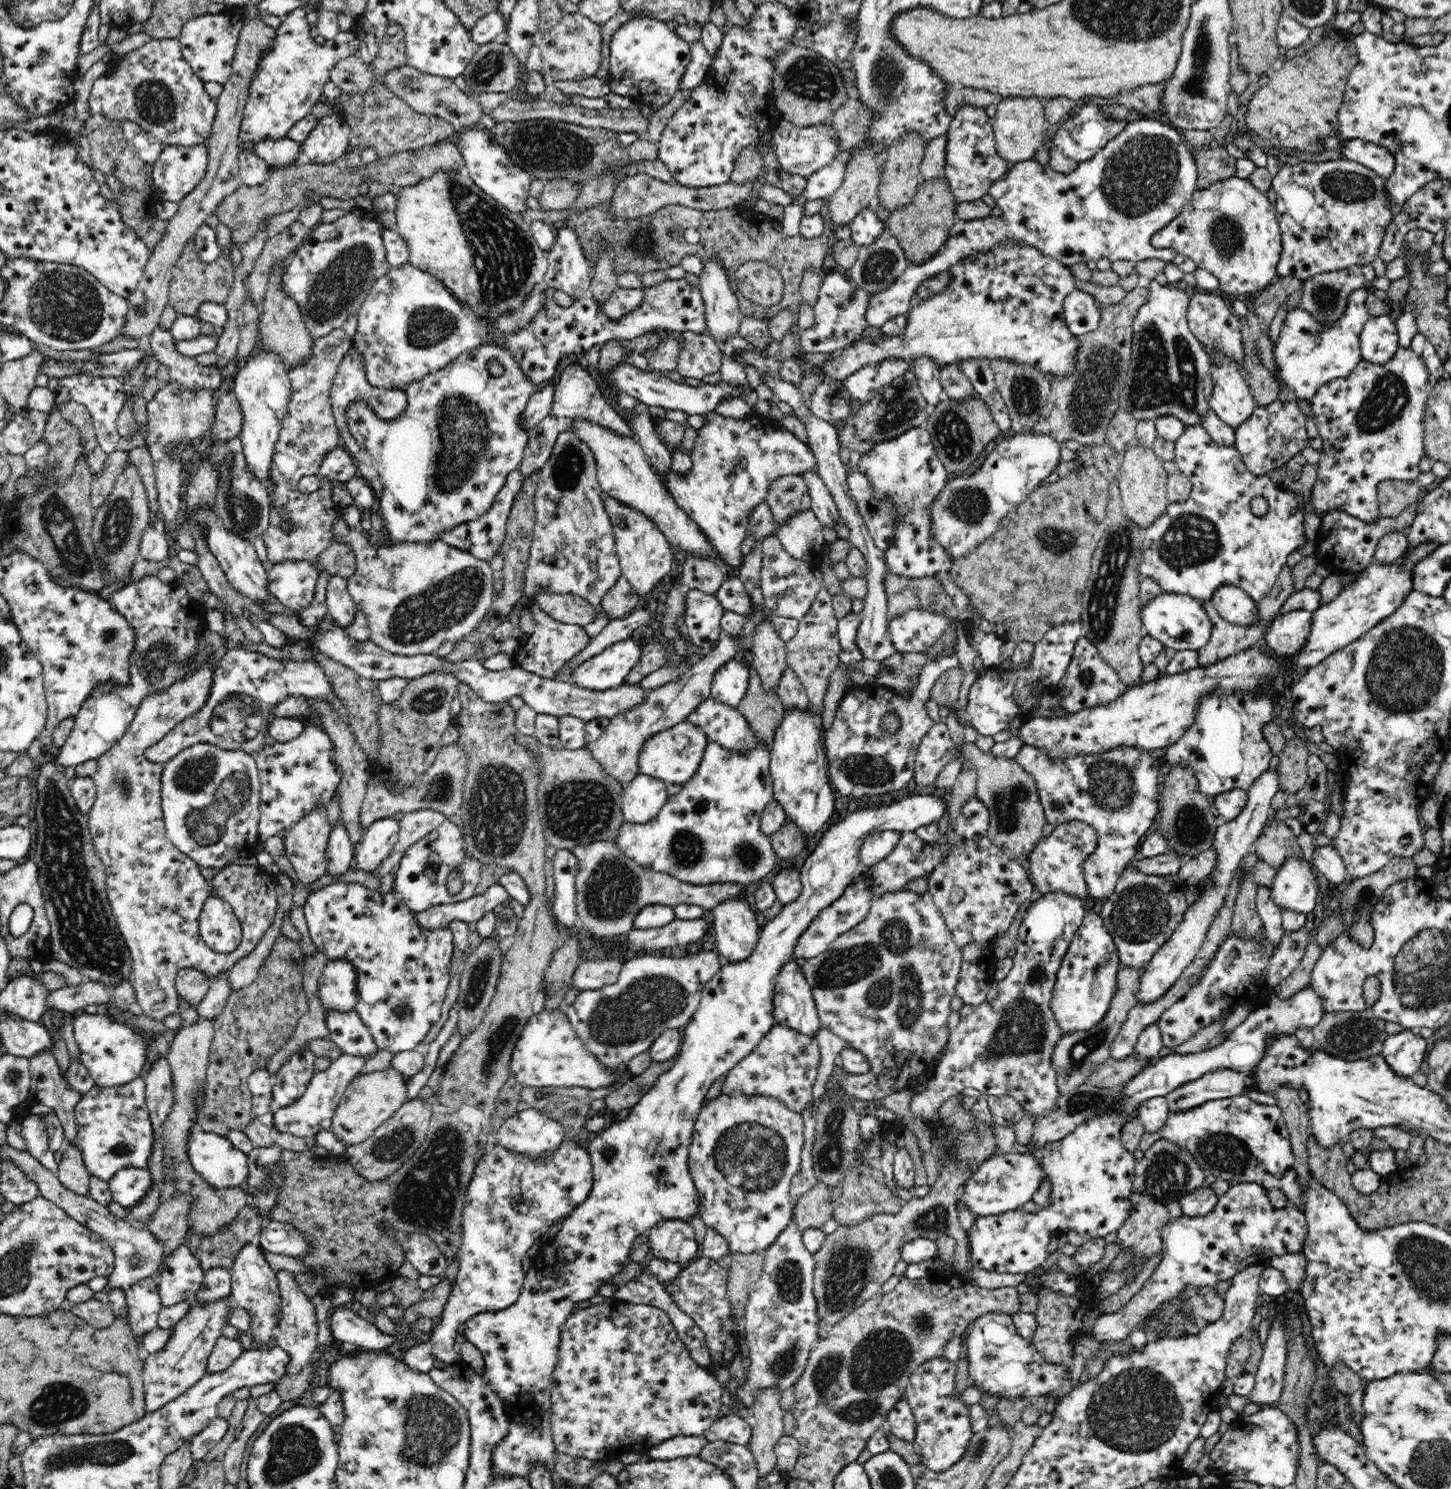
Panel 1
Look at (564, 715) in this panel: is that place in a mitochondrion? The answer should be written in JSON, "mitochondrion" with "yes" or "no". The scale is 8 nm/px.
{"mitochondrion":"no"}

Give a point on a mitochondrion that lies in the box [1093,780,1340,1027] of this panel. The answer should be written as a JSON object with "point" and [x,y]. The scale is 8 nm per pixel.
{"point":[1141,913]}

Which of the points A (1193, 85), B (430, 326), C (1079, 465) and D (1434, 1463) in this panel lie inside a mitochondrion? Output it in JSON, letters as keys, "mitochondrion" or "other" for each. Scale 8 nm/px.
{"A":"mitochondrion","B":"mitochondrion","C":"other","D":"mitochondrion"}

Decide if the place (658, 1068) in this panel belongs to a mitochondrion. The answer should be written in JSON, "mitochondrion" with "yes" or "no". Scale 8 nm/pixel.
{"mitochondrion":"no"}

